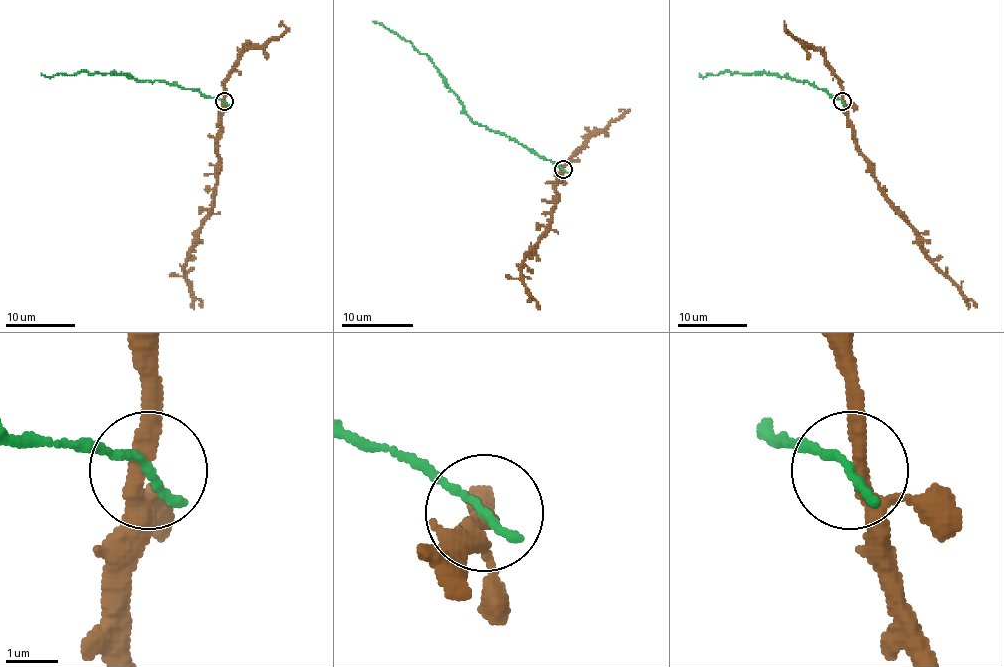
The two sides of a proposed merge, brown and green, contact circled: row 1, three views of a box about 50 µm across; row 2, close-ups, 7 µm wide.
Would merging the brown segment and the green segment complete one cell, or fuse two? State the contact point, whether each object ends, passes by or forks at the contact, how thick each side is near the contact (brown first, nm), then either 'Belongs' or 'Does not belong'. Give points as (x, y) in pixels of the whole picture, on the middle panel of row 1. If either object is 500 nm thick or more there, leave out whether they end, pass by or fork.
Place: (563, 169). At the ring brown forks. At the ring green ends. Thickness 280 nm (brown) against 200 nm. Does not belong

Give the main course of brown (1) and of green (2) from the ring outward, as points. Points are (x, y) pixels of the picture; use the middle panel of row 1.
1: (563, 170), (556, 183), (549, 228), (524, 260), (522, 282), (540, 309)
2: (563, 169), (504, 134), (473, 122), (434, 62), (408, 41), (372, 21)

